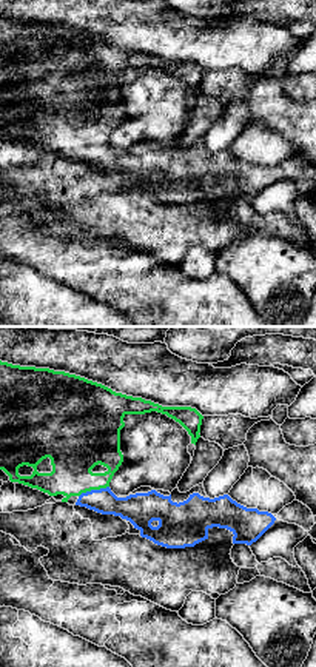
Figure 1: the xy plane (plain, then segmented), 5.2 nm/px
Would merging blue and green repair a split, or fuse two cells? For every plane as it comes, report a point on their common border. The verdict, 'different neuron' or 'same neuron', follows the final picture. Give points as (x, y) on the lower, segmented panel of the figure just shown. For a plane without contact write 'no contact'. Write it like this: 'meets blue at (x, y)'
meets blue at (93, 490)

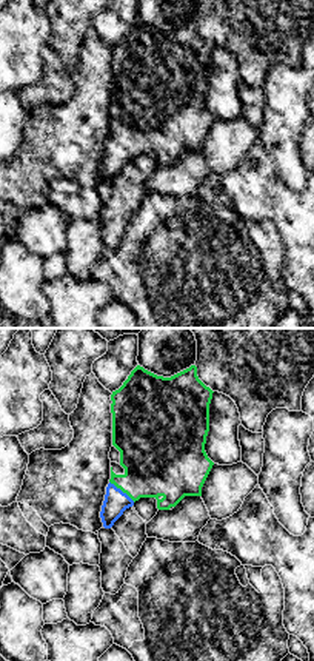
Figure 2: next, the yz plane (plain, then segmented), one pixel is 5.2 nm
meets blue at (120, 490)

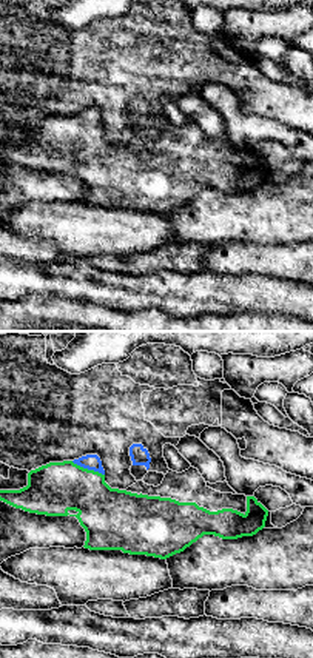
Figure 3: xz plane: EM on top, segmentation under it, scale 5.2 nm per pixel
meets blue at (88, 469)

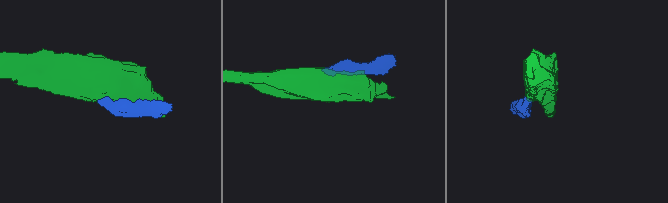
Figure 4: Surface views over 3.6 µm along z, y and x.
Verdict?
same neuron

